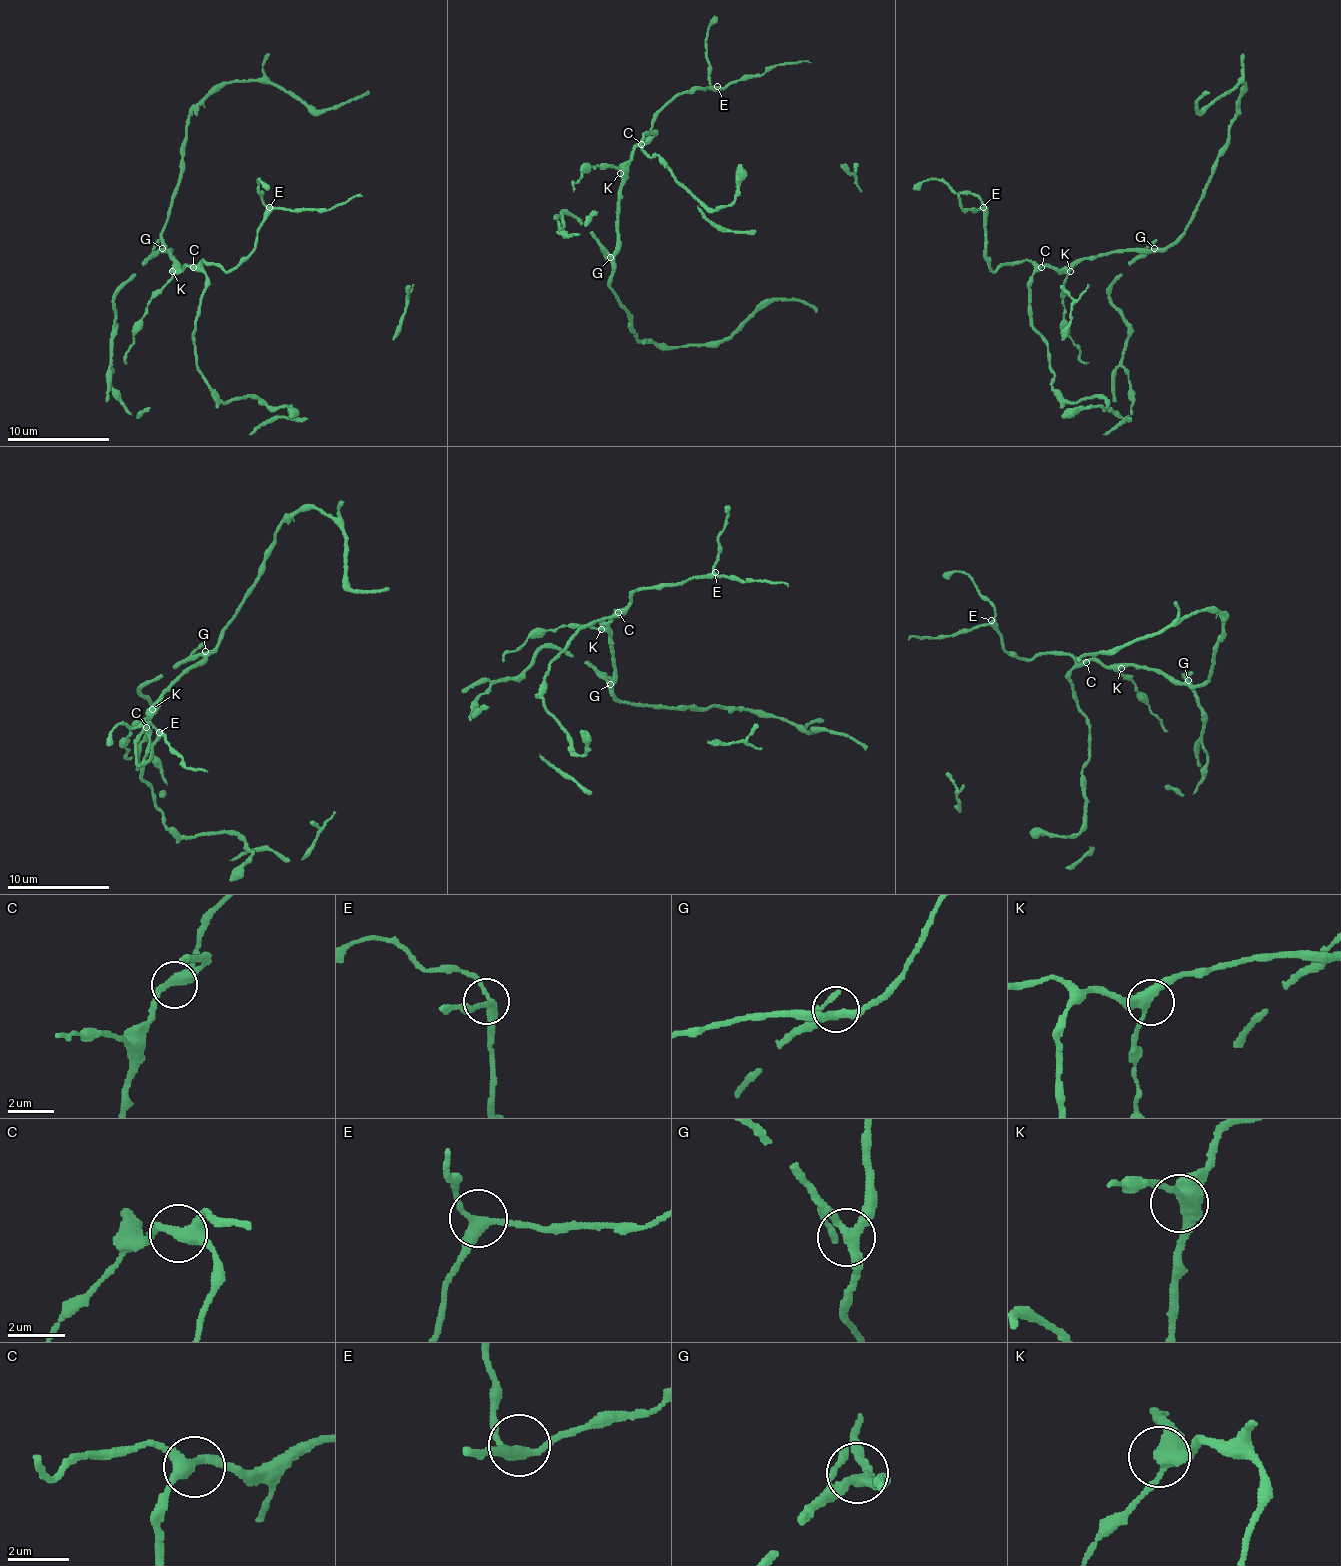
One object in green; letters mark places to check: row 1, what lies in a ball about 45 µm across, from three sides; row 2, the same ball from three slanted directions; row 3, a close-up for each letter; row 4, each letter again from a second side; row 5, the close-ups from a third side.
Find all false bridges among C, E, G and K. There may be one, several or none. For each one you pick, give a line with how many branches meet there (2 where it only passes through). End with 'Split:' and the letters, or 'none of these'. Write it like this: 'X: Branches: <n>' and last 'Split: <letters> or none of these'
Split: none of these

